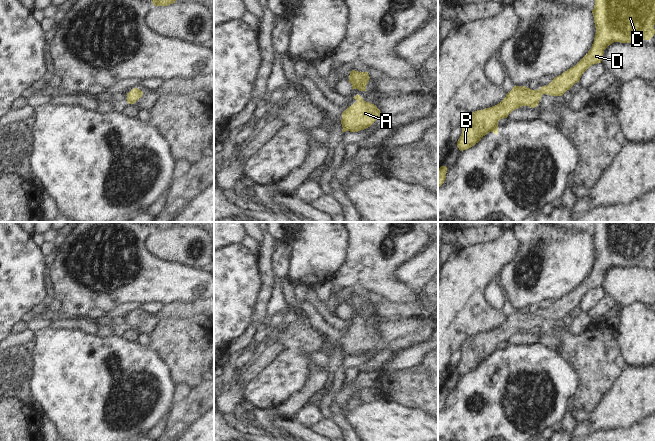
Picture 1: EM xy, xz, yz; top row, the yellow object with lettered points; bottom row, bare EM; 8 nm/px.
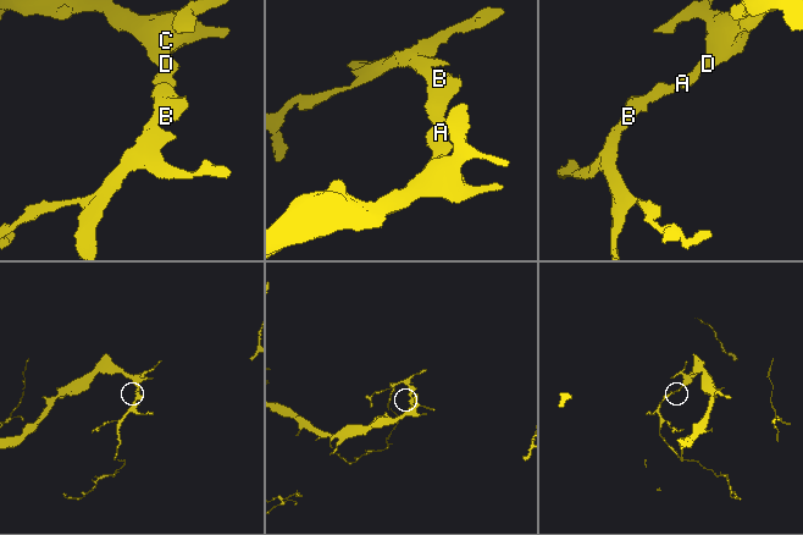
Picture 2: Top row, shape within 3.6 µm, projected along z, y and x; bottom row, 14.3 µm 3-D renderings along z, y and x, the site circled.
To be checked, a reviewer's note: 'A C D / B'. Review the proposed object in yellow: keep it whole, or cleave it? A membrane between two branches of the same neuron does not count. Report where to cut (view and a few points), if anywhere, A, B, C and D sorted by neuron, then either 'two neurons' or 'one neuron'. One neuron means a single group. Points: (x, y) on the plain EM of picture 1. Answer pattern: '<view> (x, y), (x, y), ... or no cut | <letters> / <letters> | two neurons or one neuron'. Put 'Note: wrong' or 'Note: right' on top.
Note: wrong
no cut | A B C D | one neuron

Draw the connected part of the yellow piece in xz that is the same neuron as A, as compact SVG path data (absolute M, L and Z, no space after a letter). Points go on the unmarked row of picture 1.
M360 319L353 321L356 326L342 337L342 356L358 356L370 351L380 340L376 329L363 324Z

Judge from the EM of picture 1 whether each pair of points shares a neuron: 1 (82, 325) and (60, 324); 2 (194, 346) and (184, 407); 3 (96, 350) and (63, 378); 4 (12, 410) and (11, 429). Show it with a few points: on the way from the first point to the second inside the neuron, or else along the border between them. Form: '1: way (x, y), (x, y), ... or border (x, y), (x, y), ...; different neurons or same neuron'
1: way (77, 324), (65, 324); same neuron
2: way (194, 361), (194, 392); same neuron
3: way (89, 358), (71, 376); same neuron
4: way (11, 415), (11, 424); same neuron

